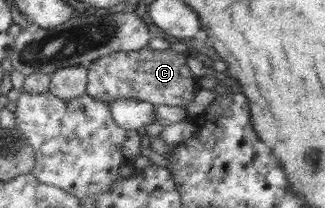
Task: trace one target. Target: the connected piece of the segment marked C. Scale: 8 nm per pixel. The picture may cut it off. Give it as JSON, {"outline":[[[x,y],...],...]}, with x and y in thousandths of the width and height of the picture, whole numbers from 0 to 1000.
{"outline":[[[458,226],[425,245],[372,245],[305,279],[274,308],[265,447],[311,486],[406,476],[458,490],[477,510],[569,514],[606,457],[612,404],[566,255],[526,236],[471,245]]]}

